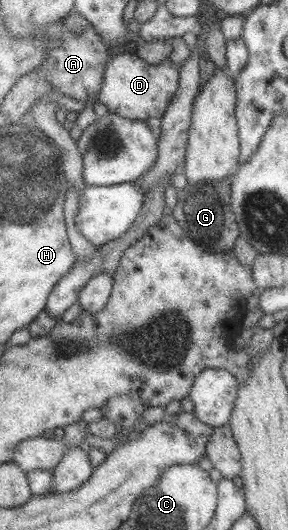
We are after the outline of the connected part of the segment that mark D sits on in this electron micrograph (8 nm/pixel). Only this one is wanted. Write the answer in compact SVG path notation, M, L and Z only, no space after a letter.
M128 50L113 56L104 69L103 81L97 101L110 113L137 121L162 119L179 87L180 69L170 59L158 64L142 60L136 52Z

